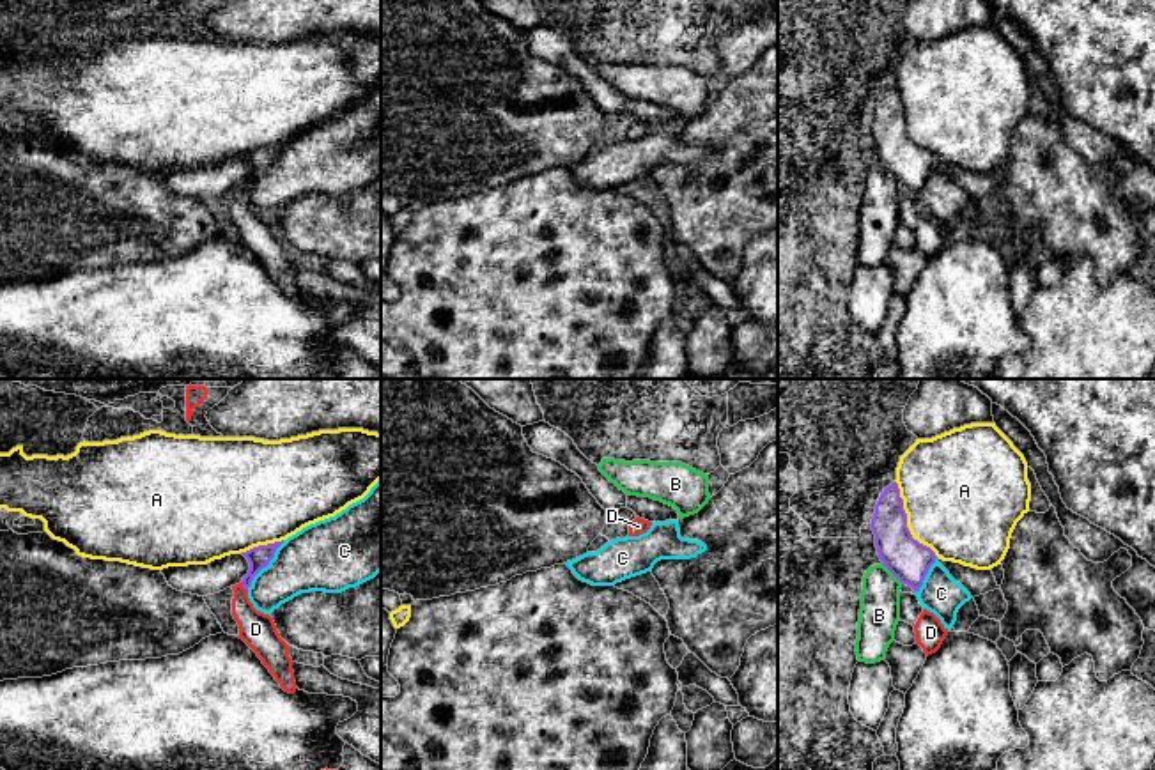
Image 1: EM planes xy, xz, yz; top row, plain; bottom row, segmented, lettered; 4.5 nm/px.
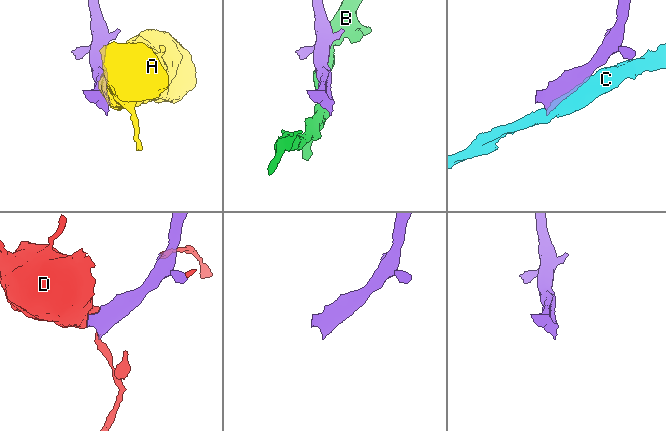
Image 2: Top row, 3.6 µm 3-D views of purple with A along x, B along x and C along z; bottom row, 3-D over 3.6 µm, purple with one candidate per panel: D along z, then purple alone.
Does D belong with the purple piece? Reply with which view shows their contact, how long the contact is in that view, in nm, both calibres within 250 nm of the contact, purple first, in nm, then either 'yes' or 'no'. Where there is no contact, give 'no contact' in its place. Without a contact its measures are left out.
meets purple in xy; contact 50 nm long; 100 nm thick on the purple side, 160 nm on the other; yes

